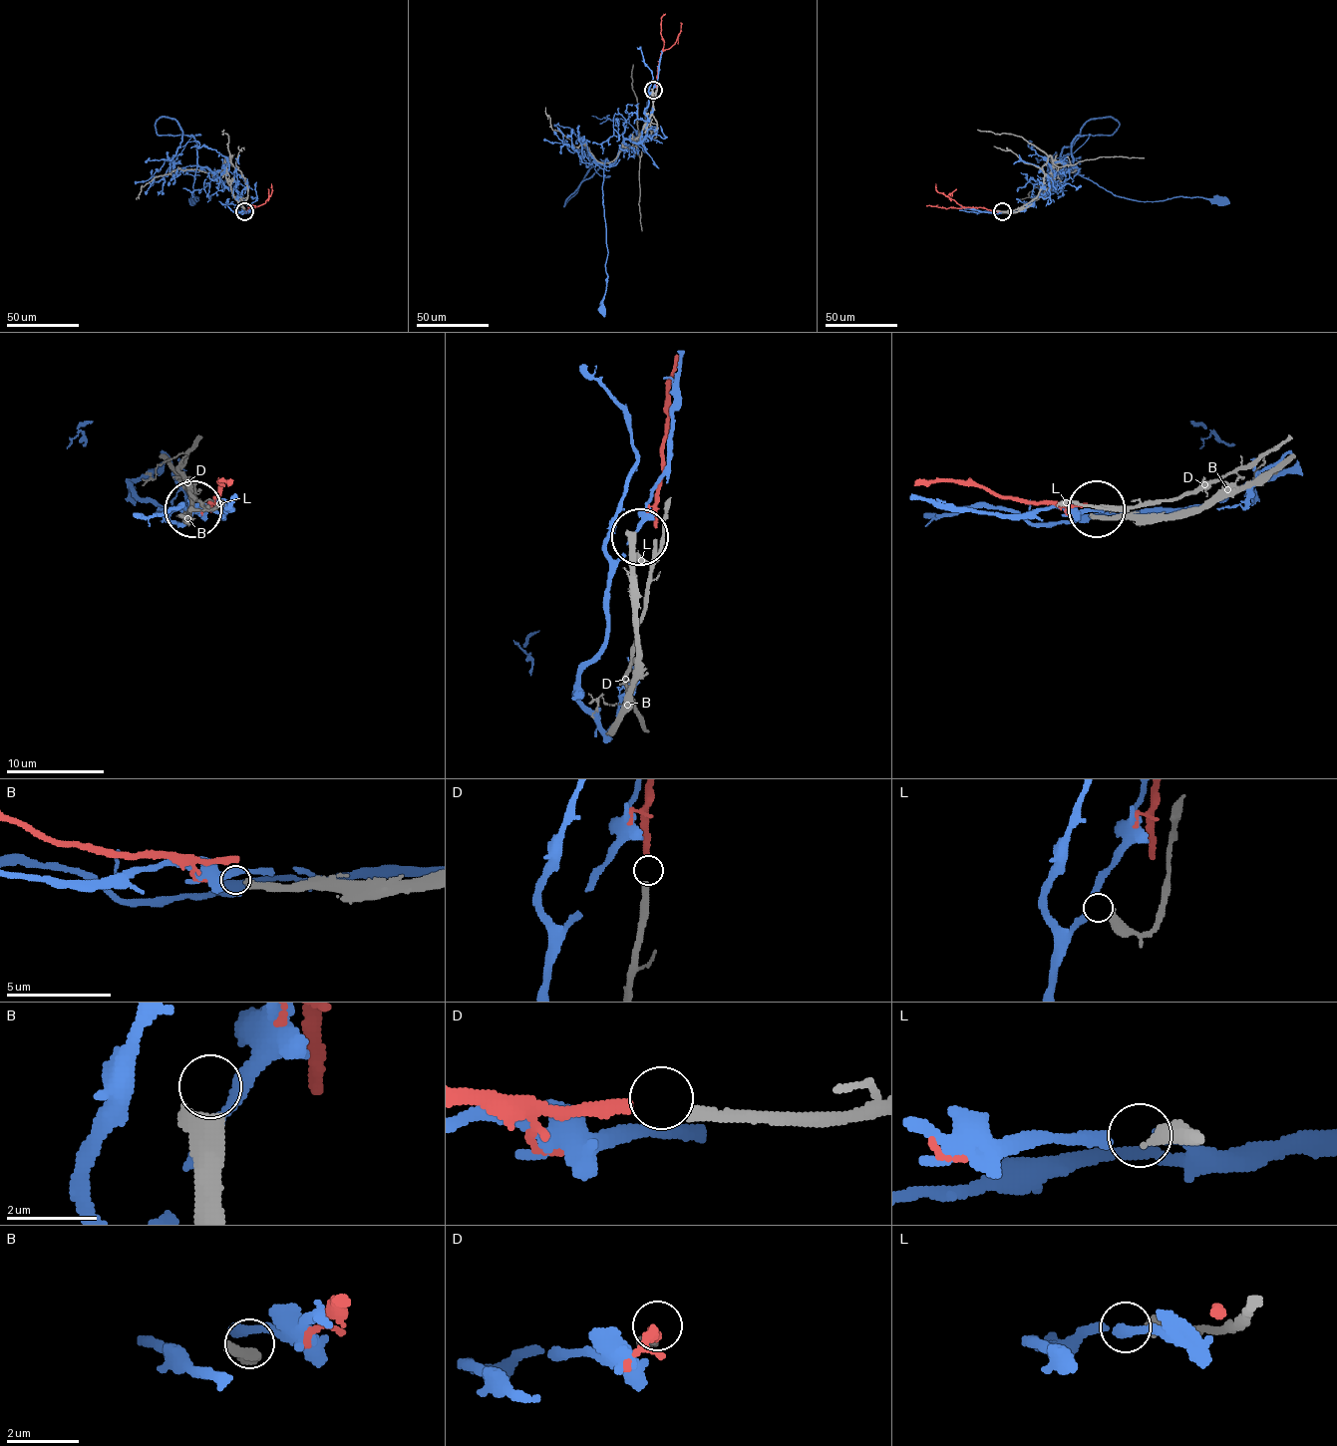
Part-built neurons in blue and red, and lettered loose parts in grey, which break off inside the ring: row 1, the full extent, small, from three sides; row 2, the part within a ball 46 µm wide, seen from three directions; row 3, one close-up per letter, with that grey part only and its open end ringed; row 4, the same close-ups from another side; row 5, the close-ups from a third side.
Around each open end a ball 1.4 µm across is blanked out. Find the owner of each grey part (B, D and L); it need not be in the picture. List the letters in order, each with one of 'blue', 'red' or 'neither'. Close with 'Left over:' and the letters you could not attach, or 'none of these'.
B: neither
D: red
L: neither
Left over: B, L

